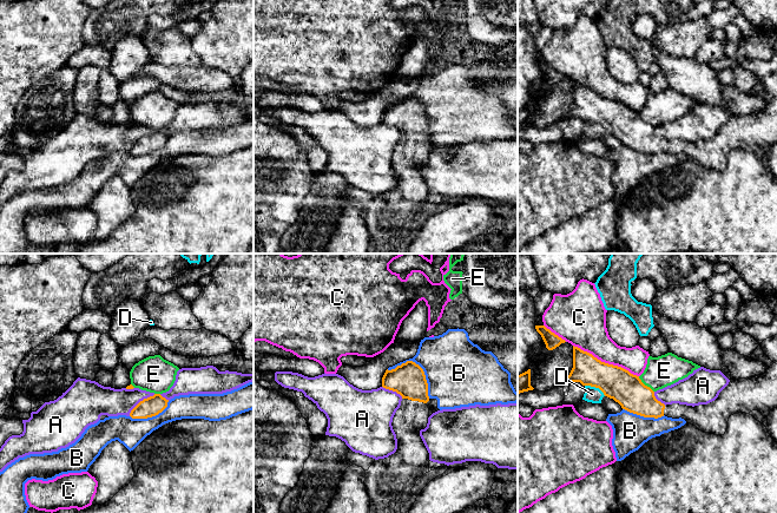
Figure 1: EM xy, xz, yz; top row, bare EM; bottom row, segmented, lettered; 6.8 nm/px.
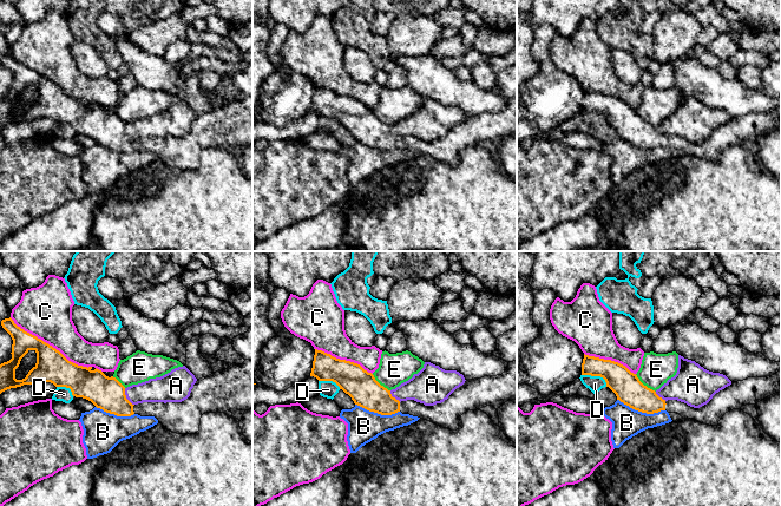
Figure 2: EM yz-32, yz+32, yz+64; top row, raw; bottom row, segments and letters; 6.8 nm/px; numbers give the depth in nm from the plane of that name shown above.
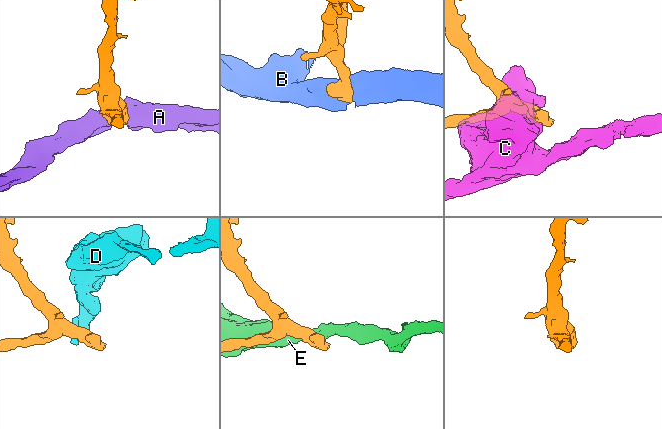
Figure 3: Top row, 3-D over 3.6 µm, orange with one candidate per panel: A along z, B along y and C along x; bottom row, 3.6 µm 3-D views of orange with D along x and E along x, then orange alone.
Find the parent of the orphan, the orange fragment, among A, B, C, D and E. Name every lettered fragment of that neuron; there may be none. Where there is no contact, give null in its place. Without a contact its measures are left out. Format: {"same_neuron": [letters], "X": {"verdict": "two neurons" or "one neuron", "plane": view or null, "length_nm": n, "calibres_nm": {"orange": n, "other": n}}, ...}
{"same_neuron": [], "A": {"verdict": "two neurons", "plane": "xy", "length_nm": 240, "calibres_nm": {"orange": 140, "other": 190}}, "B": {"verdict": "two neurons", "plane": "xz", "length_nm": 360, "calibres_nm": {"orange": 240, "other": 420}}, "C": {"verdict": "two neurons", "plane": "yz", "length_nm": 500, "calibres_nm": {"orange": 220, "other": 240}}, "D": {"verdict": "two neurons", "plane": "yz", "length_nm": 160, "calibres_nm": {"orange": 220, "other": 110}}, "E": {"verdict": "two neurons", "plane": "yz", "length_nm": 160, "calibres_nm": {"orange": 220, "other": 220}}}

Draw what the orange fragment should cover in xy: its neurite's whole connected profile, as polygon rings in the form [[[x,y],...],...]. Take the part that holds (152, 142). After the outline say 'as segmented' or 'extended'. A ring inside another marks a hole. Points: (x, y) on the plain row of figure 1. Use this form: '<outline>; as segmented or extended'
[[[154,130],[140,137],[130,149],[132,154],[147,154],[158,151],[167,143],[169,136]]]; as segmented

